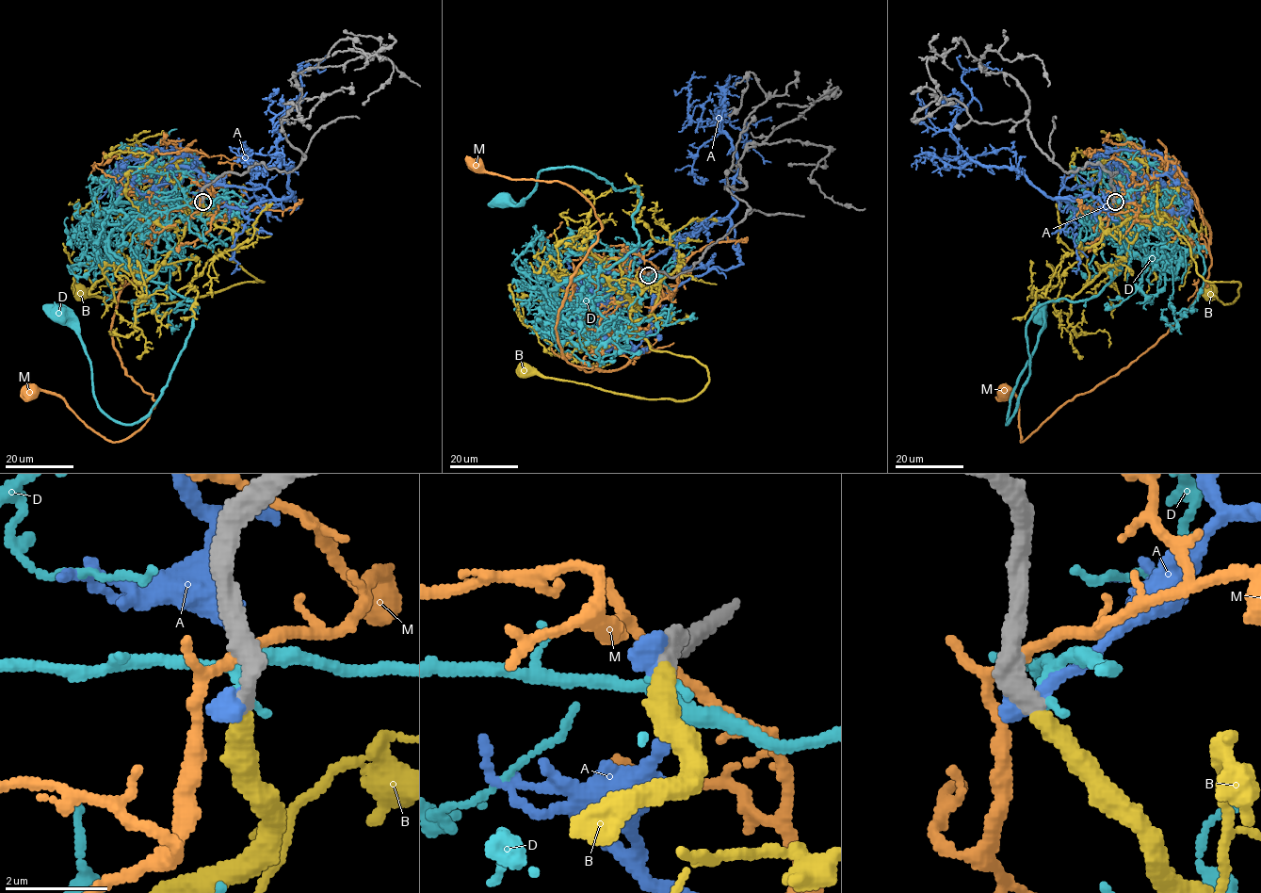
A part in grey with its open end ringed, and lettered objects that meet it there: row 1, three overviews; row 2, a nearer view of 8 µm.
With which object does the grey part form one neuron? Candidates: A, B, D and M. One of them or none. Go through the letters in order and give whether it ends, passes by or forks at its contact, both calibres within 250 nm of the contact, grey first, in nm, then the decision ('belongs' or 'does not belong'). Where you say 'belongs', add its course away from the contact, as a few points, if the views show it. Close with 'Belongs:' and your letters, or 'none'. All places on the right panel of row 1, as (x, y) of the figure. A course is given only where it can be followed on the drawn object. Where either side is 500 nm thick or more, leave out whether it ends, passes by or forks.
A: it ends; calibres 440 and 480 nm; does not belong
B: it ends; calibres 400 and 380 nm; belongs; course (1114, 202), (1144, 224), (1171, 226), (1207, 282), (1239, 284), (1230, 303), (1211, 288)
D: it passes by; calibres 400 and 180 nm; does not belong
M: calibres 600 and 160 nm; does not belong
Belongs: B

